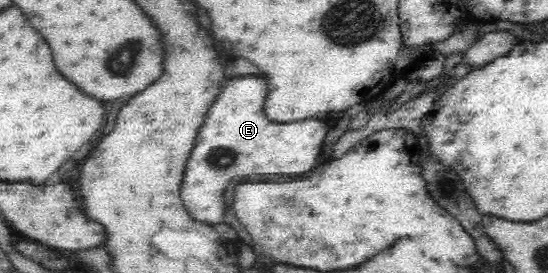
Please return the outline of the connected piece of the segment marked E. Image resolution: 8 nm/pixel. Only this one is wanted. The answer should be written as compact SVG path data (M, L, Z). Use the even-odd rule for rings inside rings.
M245 74L229 82L219 94L211 114L197 136L193 154L187 162L181 198L195 220L207 224L223 222L223 190L235 176L245 174L303 174L317 164L327 126L319 120L299 120L289 124L271 122L261 110L261 96L267 92L263 78Z

